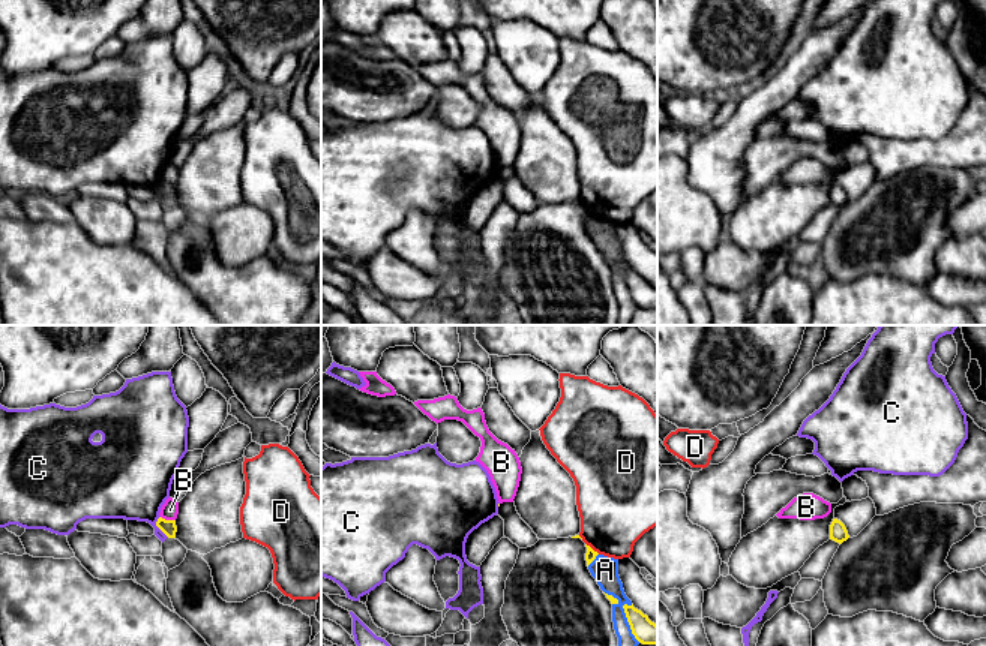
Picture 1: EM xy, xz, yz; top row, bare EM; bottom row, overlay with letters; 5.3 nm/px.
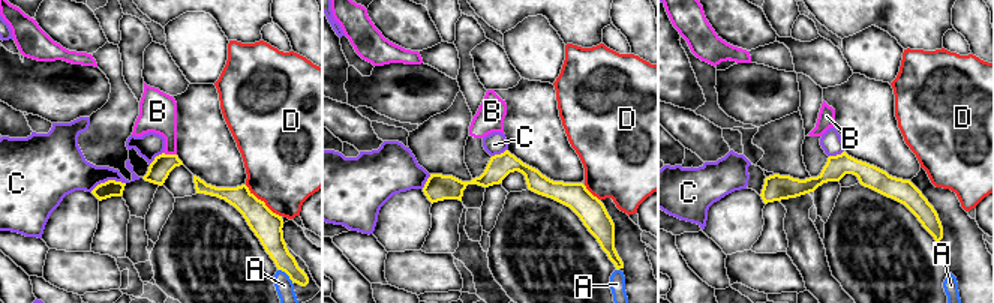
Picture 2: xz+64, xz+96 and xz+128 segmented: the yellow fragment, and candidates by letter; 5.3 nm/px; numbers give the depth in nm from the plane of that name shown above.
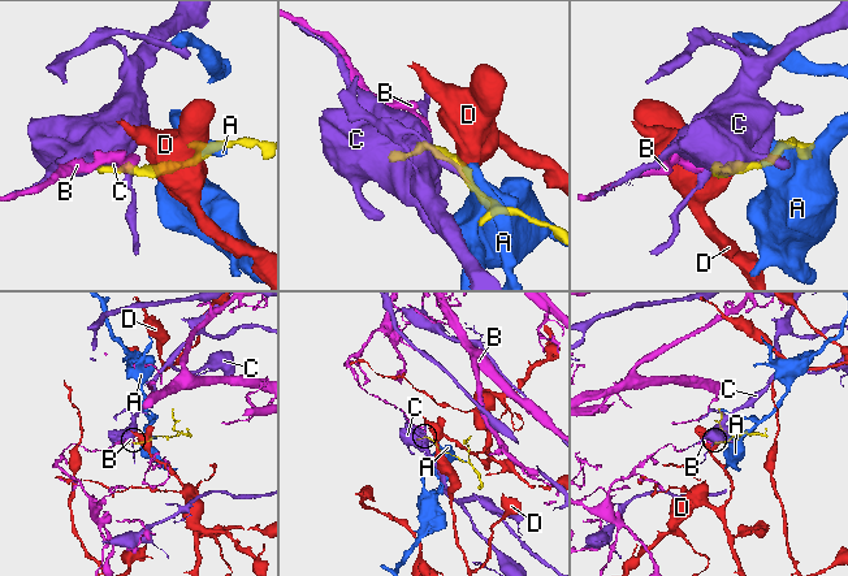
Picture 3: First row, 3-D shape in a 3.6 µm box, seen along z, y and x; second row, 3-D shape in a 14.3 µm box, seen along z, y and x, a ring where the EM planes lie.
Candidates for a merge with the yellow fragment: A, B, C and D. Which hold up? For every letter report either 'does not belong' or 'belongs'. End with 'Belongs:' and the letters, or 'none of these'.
A: does not belong
B: does not belong
C: does not belong
D: does not belong
Belongs: none of these

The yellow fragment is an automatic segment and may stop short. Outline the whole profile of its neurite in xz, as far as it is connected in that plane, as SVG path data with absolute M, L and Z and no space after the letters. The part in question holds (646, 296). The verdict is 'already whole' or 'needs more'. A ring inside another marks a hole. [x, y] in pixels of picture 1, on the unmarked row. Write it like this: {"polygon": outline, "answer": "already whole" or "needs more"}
{"polygon": "M633 268L623 270L632 298L642 309L657 309L657 289Z", "answer": "already whole"}

